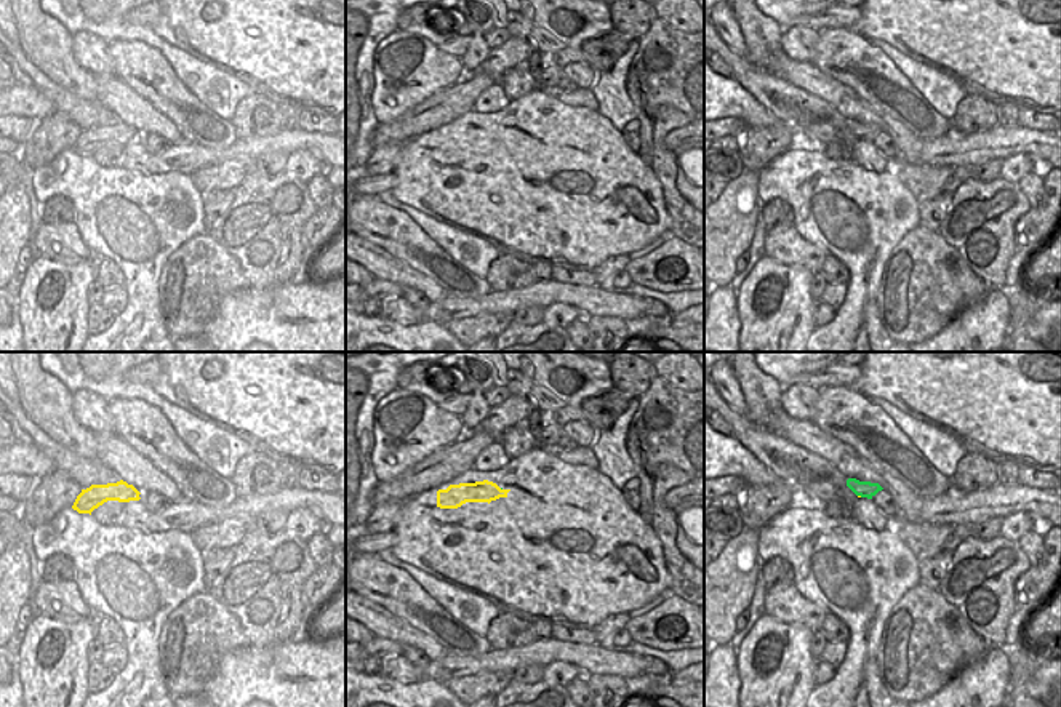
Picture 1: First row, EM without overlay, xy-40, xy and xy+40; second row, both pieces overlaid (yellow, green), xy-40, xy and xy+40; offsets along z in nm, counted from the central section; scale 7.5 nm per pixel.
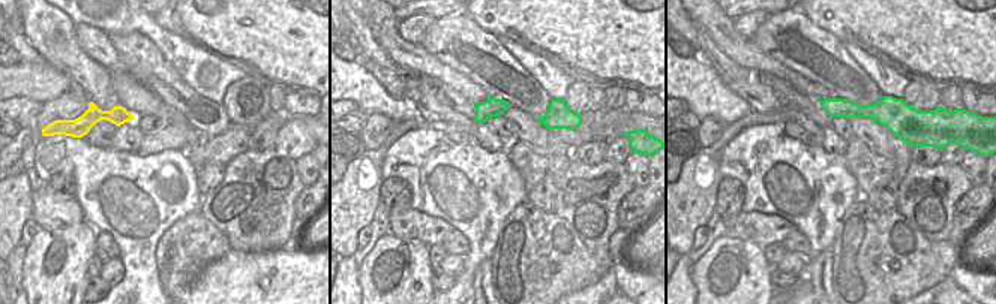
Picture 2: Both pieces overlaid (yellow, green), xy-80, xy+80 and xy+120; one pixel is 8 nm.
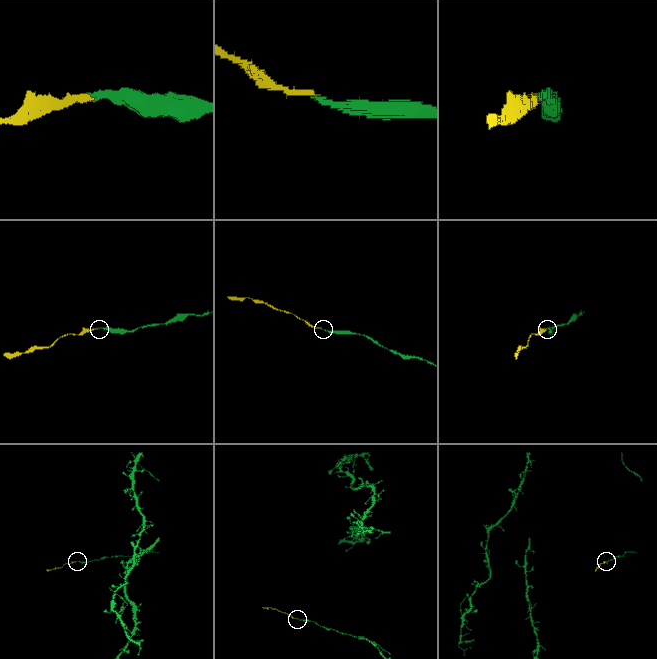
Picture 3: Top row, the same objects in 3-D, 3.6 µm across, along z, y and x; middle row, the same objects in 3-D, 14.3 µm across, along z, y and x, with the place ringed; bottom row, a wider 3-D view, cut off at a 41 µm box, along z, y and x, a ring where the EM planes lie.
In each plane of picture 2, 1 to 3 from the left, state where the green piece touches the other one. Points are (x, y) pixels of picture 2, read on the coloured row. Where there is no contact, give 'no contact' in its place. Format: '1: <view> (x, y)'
1: no contact
2: no contact
3: no contact

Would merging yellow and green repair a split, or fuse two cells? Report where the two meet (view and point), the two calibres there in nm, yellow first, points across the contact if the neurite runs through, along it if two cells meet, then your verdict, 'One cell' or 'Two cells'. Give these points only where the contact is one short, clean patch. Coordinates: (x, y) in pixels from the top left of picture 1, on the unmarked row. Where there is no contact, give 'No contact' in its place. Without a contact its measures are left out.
No contact. One cell.

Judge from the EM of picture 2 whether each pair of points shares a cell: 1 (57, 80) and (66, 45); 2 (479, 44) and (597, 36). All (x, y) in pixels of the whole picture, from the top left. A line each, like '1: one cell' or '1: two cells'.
1: two cells
2: two cells

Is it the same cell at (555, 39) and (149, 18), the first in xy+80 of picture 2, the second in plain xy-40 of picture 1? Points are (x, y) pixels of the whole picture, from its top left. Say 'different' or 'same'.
different

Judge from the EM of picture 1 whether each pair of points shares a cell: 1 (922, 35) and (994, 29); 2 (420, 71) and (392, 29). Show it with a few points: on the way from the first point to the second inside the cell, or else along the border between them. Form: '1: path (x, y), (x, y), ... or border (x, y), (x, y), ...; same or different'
1: path (940, 29), (976, 29); same
2: path (415, 61), (402, 39); same

